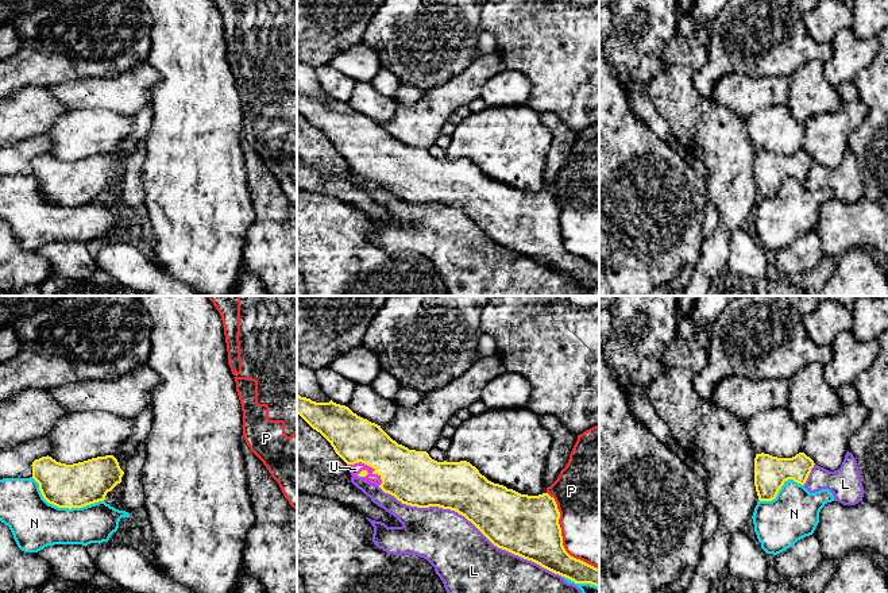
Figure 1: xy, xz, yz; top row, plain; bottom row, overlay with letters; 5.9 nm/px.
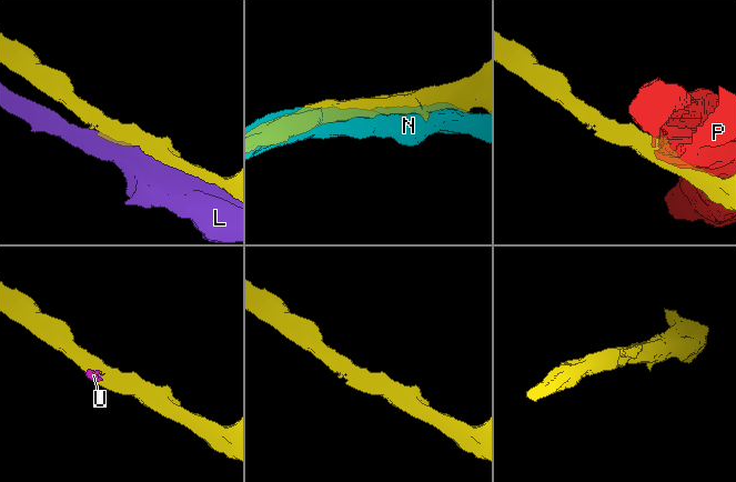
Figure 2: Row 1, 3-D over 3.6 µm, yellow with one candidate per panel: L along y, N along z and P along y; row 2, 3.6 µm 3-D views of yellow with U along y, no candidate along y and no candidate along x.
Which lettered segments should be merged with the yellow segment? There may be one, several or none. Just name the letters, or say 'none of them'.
U

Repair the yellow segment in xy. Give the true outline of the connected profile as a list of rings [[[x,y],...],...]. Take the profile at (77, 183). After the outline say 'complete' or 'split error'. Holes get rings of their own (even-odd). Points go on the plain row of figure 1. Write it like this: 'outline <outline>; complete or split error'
outline [[[47,153],[35,157],[31,163],[32,176],[39,181],[43,196],[69,207],[104,199],[124,172],[113,153],[73,162],[57,159]]]; complete

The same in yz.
outline [[[764,150],[756,151],[754,184],[758,197],[775,197],[788,177],[804,182],[814,162],[814,158],[804,150],[799,150],[792,155],[777,155]]]; complete

